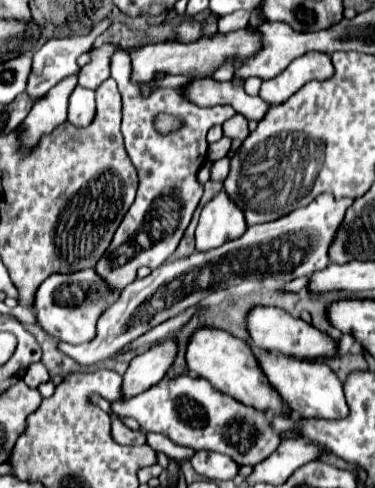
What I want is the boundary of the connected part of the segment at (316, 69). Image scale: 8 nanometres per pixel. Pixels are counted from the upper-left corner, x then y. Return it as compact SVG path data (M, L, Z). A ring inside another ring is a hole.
M309 52L297 60L293 60L285 72L275 76L273 80L263 80L259 96L269 106L285 102L289 96L293 96L305 82L309 80L329 80L333 76L333 62L329 54L321 52Z

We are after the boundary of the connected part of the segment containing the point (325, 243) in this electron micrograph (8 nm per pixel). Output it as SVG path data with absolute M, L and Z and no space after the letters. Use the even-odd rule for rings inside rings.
M321 194L309 206L299 208L279 220L247 228L247 232L241 238L231 240L221 248L209 252L195 252L185 260L165 262L159 268L155 268L147 278L129 284L121 292L119 300L103 312L103 316L97 322L95 340L77 346L59 342L57 350L73 358L81 366L91 366L113 356L119 348L139 338L153 326L199 304L213 292L235 286L239 278L291 282L295 278L303 278L317 270L323 270L329 264L327 258L329 244L349 206L351 206L349 198L335 200L331 194Z

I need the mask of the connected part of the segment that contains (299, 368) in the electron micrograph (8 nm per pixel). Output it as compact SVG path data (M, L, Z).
M263 354L257 358L261 370L267 374L269 382L275 386L275 390L281 394L281 398L287 402L293 414L301 418L323 418L323 420L341 420L349 414L343 382L327 364L313 360L289 360L285 356L273 354Z

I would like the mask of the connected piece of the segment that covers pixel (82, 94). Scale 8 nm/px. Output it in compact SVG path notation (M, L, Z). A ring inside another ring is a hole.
M77 86L69 98L69 122L77 128L85 128L95 116L95 92Z

